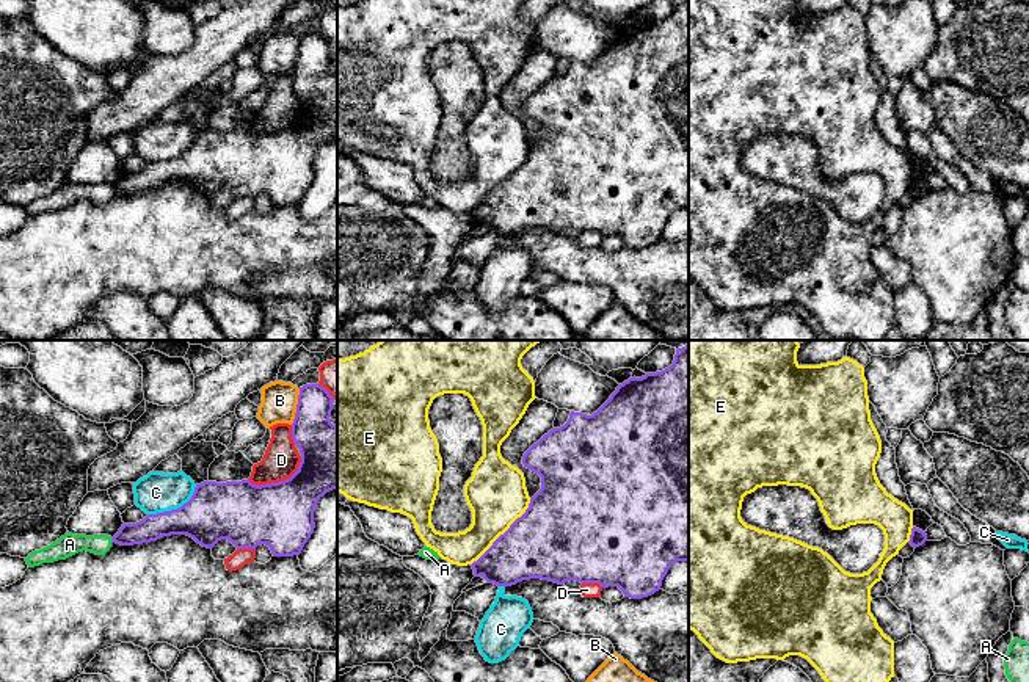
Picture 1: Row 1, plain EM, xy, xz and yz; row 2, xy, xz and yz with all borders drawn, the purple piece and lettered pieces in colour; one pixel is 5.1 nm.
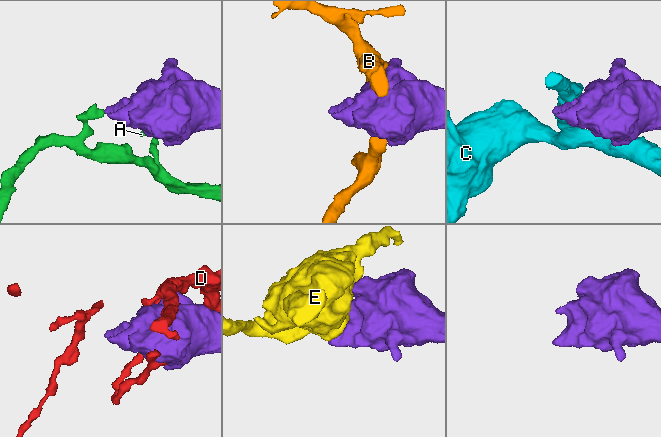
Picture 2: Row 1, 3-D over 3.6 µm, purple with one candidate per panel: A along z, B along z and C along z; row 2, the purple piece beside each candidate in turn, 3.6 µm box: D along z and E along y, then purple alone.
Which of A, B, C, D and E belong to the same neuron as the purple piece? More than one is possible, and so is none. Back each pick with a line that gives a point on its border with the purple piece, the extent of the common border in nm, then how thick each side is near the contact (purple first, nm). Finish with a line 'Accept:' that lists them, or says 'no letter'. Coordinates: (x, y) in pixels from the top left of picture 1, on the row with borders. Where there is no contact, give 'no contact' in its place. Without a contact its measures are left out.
Accept: no letter

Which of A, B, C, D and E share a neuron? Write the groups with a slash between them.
A / B / C / D / E

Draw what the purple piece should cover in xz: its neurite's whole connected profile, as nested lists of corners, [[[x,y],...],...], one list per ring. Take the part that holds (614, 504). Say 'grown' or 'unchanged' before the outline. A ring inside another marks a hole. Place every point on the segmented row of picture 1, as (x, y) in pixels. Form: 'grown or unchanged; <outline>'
unchanged; [[[689,345],[676,350],[674,361],[668,368],[656,373],[646,373],[642,378],[634,376],[624,381],[623,384],[620,384],[616,390],[610,395],[610,398],[591,415],[571,411],[569,419],[563,426],[552,428],[547,434],[544,434],[536,444],[533,444],[524,453],[522,464],[524,467],[530,469],[532,472],[541,477],[541,489],[530,499],[525,513],[521,517],[518,517],[510,525],[510,528],[504,535],[500,535],[477,561],[471,564],[475,577],[482,575],[488,583],[494,583],[497,586],[511,586],[516,585],[518,582],[530,580],[530,579],[549,580],[558,585],[563,585],[568,580],[576,580],[580,583],[599,583],[602,588],[618,586],[623,591],[624,597],[631,597],[631,599],[648,597],[656,591],[659,591],[668,569],[678,561],[689,561]]]

